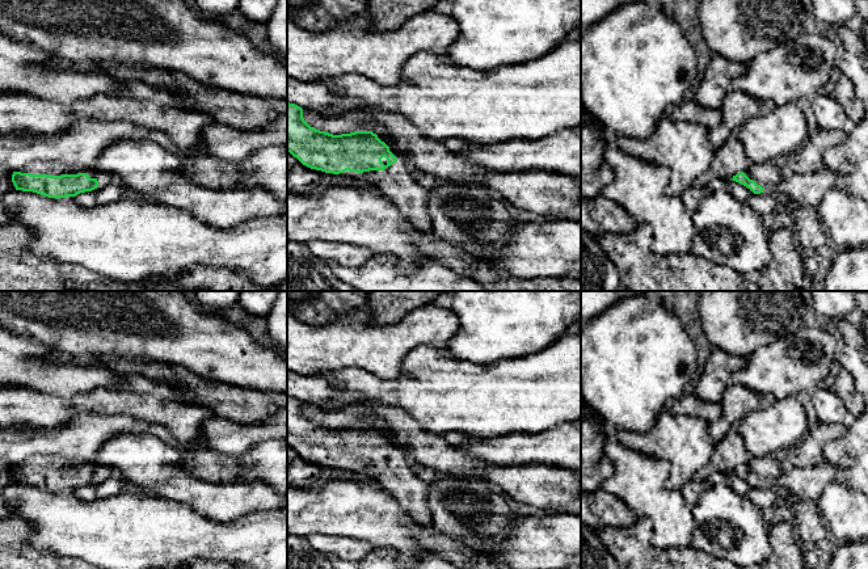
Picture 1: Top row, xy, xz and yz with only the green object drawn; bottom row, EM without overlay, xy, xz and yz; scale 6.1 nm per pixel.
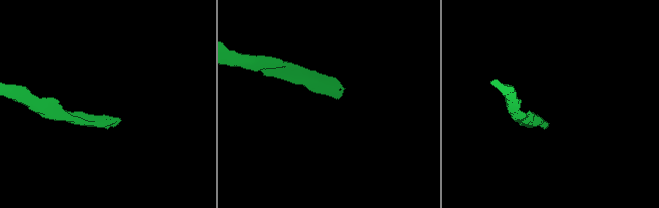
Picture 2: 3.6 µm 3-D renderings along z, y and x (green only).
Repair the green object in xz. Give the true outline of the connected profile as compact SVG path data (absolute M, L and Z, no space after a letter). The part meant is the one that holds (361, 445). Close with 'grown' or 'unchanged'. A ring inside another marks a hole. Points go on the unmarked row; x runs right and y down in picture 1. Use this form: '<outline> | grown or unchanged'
M287 396L287 446L320 467L347 469L378 481L416 522L433 524L433 513L427 503L429 484L413 473L404 451L399 446L391 446L372 425L333 429L316 423L304 414L300 400Z | grown

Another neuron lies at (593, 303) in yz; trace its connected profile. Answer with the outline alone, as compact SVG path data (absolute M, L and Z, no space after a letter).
M581 291L581 328L611 304L648 291Z

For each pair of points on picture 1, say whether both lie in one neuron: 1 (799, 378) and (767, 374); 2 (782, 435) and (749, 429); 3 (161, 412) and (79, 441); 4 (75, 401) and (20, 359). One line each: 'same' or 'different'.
1: same
2: same
3: different
4: different

